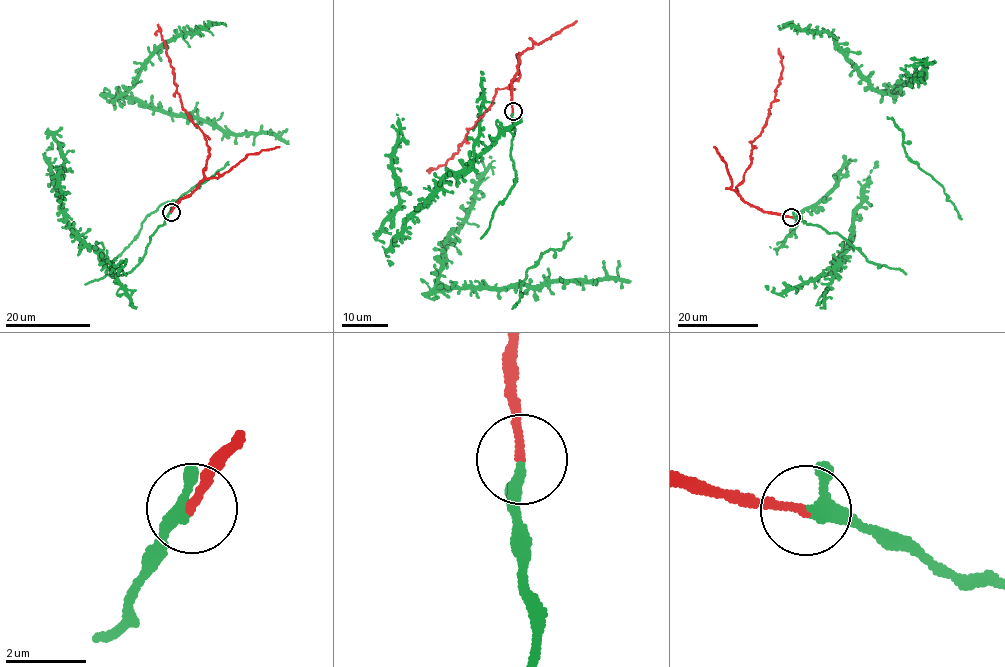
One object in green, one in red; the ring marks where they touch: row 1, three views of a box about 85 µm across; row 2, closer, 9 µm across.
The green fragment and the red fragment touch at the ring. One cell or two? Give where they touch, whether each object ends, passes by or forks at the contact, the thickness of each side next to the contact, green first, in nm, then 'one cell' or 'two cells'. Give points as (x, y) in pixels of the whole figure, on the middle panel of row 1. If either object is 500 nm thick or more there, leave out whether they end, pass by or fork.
at (513, 111); green passes by; red ends there; 240 nm thick on the green side, 200 nm on the other; one cell

